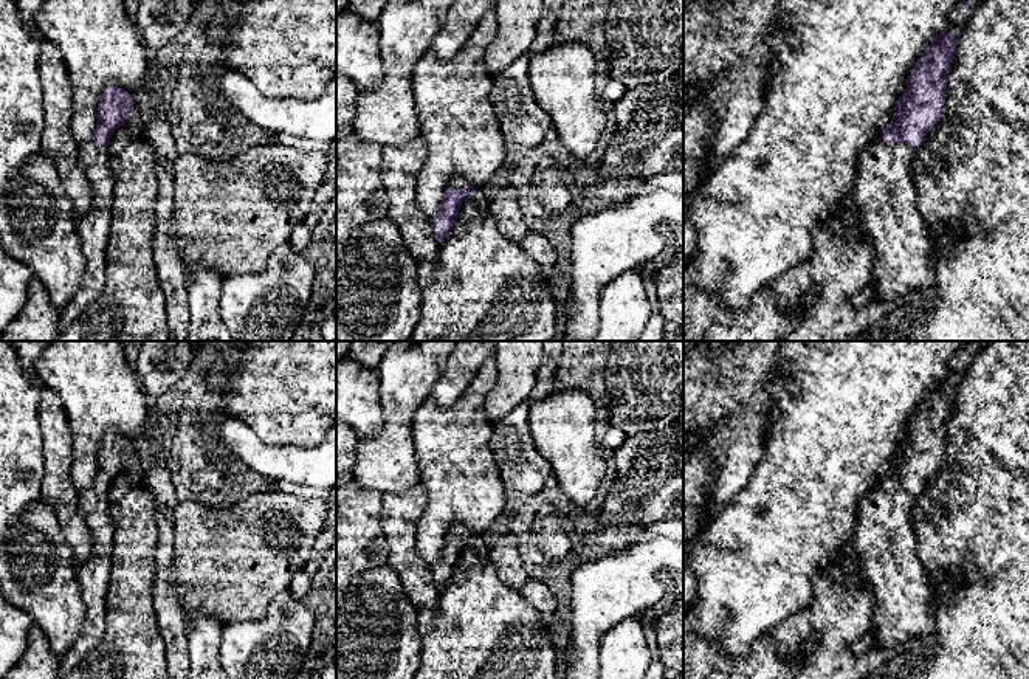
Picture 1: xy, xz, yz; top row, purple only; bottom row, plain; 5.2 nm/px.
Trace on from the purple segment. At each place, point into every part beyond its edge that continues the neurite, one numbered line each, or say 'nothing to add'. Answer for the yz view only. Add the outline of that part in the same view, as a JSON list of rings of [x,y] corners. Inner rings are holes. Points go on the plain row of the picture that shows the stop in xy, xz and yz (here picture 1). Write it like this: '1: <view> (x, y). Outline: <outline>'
1: yz (960, 365). Outline: [[[965,341],[964,347],[969,353],[964,355],[962,350],[958,350],[958,353],[953,357],[947,378],[953,383],[961,381],[972,364],[972,357],[976,355],[986,346],[986,343],[987,341]]]
2: yz (884, 538). Outline: [[[879,484],[860,502],[854,530],[852,550],[862,558],[863,577],[874,600],[879,643],[885,648],[934,634],[934,615],[928,608],[930,589],[916,550],[913,502],[914,498],[903,488],[886,491]]]

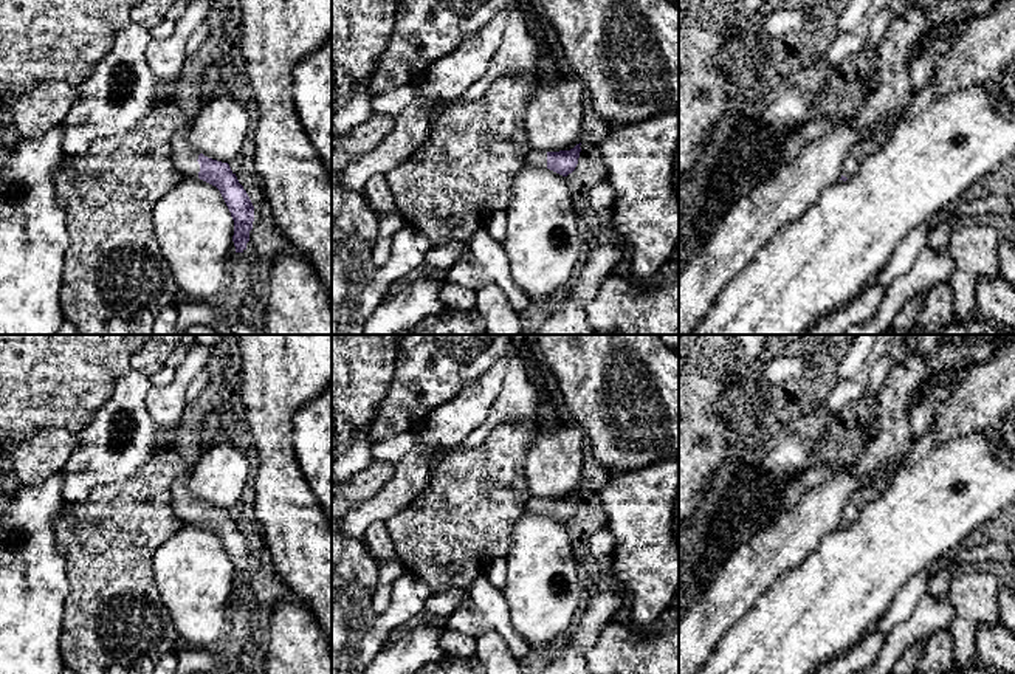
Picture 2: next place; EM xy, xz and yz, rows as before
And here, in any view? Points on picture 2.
1: xy (185, 505). Outline: [[[191,469],[188,473],[186,477],[177,479],[177,482],[172,485],[172,508],[175,511],[175,514],[183,521],[183,524],[194,524],[198,525],[198,519],[200,519],[200,511],[198,511],[198,499],[195,499],[189,490],[188,490],[188,477],[191,474]]]

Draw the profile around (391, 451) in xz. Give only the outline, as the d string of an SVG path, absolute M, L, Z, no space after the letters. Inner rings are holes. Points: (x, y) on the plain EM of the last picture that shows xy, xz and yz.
M412 431L401 432L387 442L372 443L370 452L373 460L395 463L408 452L418 449L418 440Z

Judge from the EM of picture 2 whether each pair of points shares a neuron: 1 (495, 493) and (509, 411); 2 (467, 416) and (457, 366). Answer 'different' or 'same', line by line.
1: different
2: different

